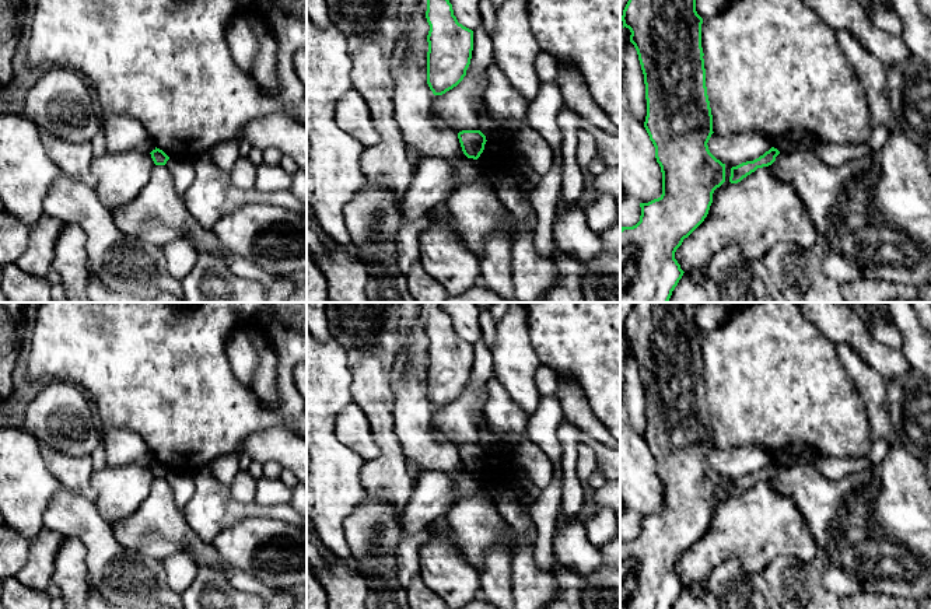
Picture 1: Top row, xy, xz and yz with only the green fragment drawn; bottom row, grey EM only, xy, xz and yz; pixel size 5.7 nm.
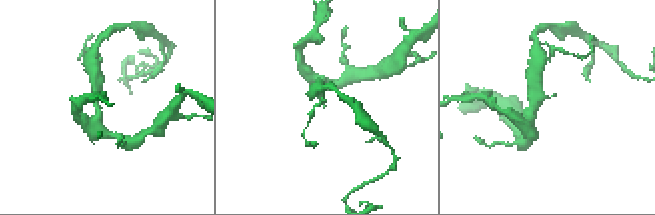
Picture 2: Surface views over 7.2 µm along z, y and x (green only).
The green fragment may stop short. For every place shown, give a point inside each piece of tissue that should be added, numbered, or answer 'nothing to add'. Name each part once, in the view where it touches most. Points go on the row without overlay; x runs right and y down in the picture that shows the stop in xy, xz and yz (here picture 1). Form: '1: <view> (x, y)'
nothing to add

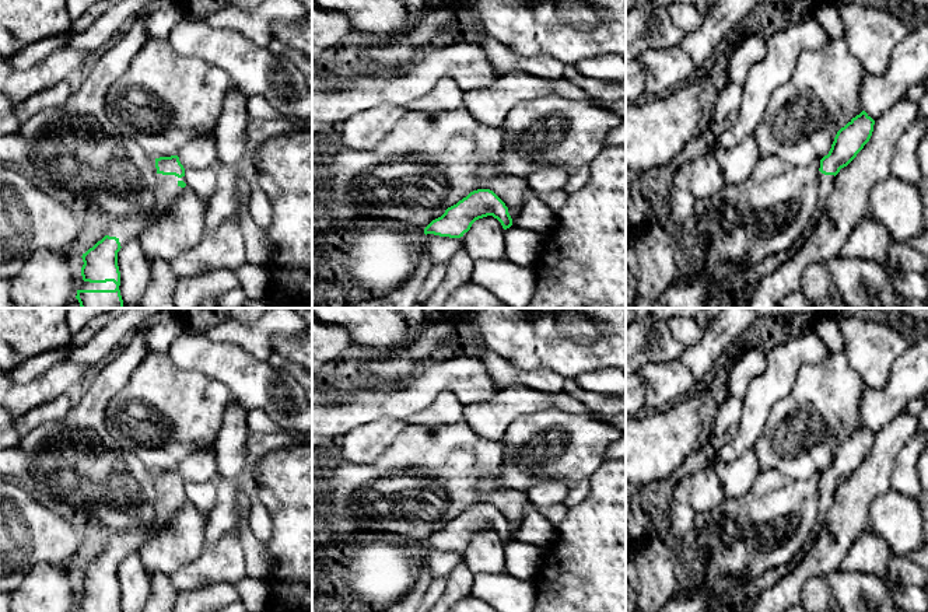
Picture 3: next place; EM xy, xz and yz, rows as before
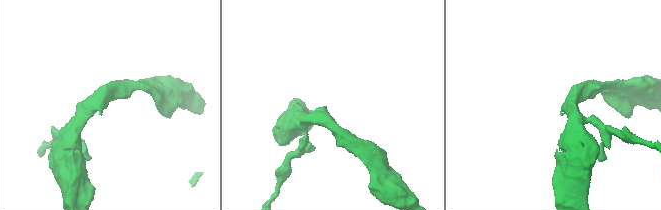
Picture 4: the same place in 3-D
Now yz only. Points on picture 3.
1: yz (826, 496)

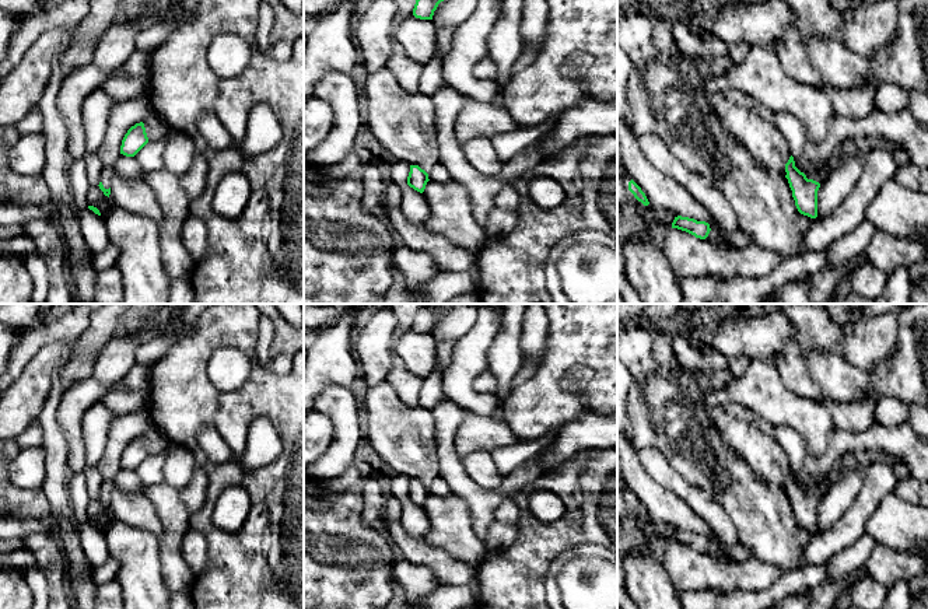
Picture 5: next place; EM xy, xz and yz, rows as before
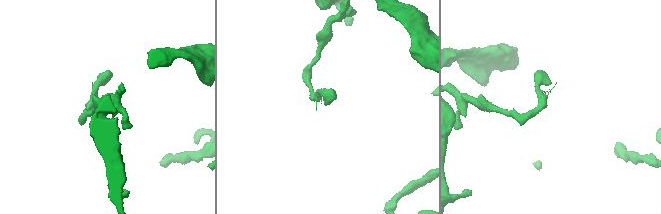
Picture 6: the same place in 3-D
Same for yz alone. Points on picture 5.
1: yz (851, 461)

